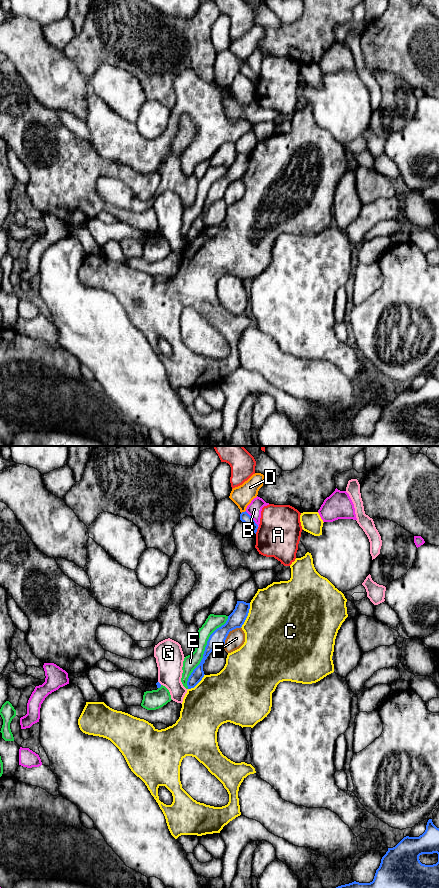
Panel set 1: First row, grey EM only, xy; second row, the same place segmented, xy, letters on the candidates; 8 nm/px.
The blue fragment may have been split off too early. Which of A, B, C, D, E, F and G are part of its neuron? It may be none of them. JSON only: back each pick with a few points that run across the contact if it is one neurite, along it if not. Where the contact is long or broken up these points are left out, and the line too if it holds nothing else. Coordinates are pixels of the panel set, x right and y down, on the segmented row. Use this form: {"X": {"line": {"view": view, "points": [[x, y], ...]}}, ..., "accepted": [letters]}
{"accepted": []}

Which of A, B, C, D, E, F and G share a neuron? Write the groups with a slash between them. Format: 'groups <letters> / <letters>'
groups A / B / C / D / E / F / G

